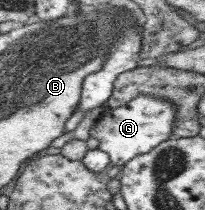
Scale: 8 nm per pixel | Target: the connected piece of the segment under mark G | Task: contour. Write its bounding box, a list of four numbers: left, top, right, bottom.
[89,95,177,166]

